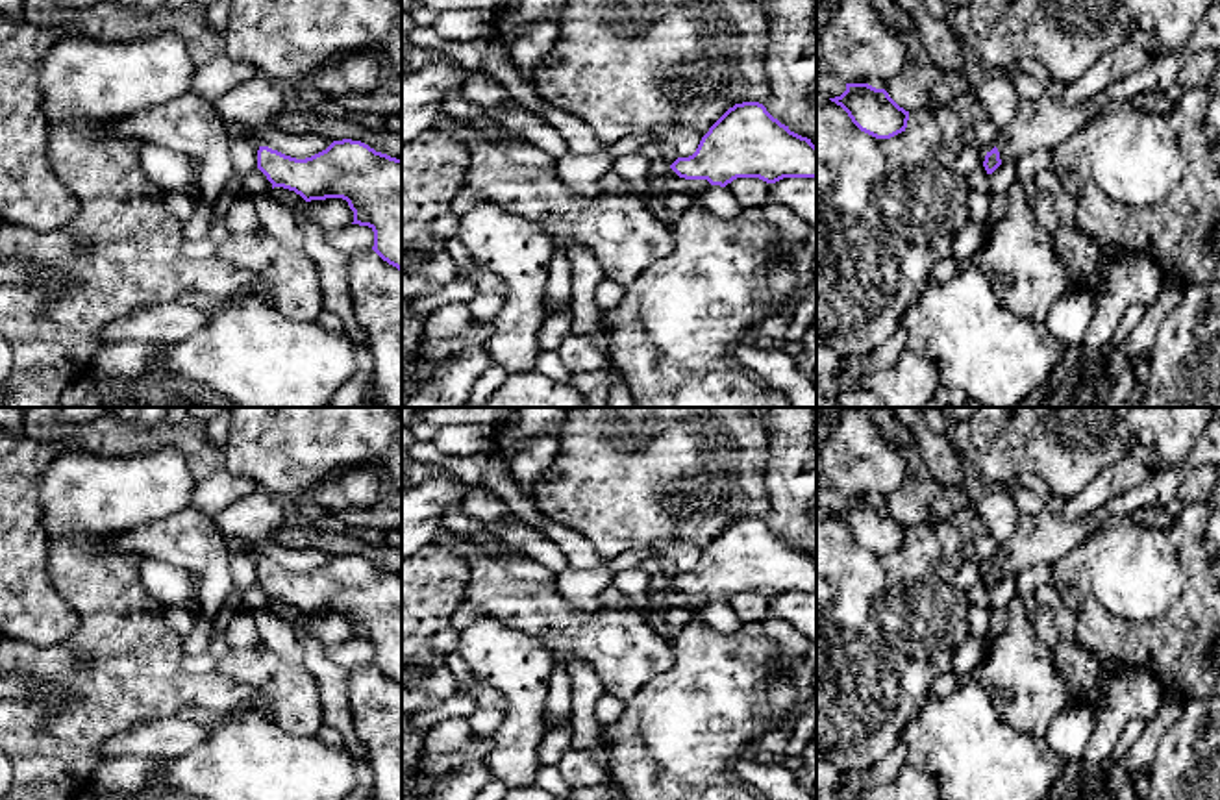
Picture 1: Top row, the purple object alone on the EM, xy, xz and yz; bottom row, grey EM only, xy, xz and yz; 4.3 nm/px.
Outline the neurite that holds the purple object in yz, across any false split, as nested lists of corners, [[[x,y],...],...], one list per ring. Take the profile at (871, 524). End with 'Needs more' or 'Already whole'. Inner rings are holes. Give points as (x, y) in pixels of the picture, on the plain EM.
[[[846,498],[846,506],[829,515],[840,520],[861,546],[876,554],[890,554],[907,543],[909,526],[900,522],[885,504]]]. Already whole

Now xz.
[[[759,517],[729,522],[702,552],[696,567],[670,583],[691,596],[685,609],[702,619],[709,600],[737,593],[776,598],[783,593],[816,593],[816,561],[774,533]]]. Needs more

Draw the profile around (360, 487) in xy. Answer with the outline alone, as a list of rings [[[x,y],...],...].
[[[355,467],[324,480],[309,494],[315,509],[337,513],[374,506],[383,489],[383,480],[374,467]]]

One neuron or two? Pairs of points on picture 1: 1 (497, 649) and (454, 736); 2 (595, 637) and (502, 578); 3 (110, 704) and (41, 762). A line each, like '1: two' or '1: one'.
1: two
2: one
3: one

